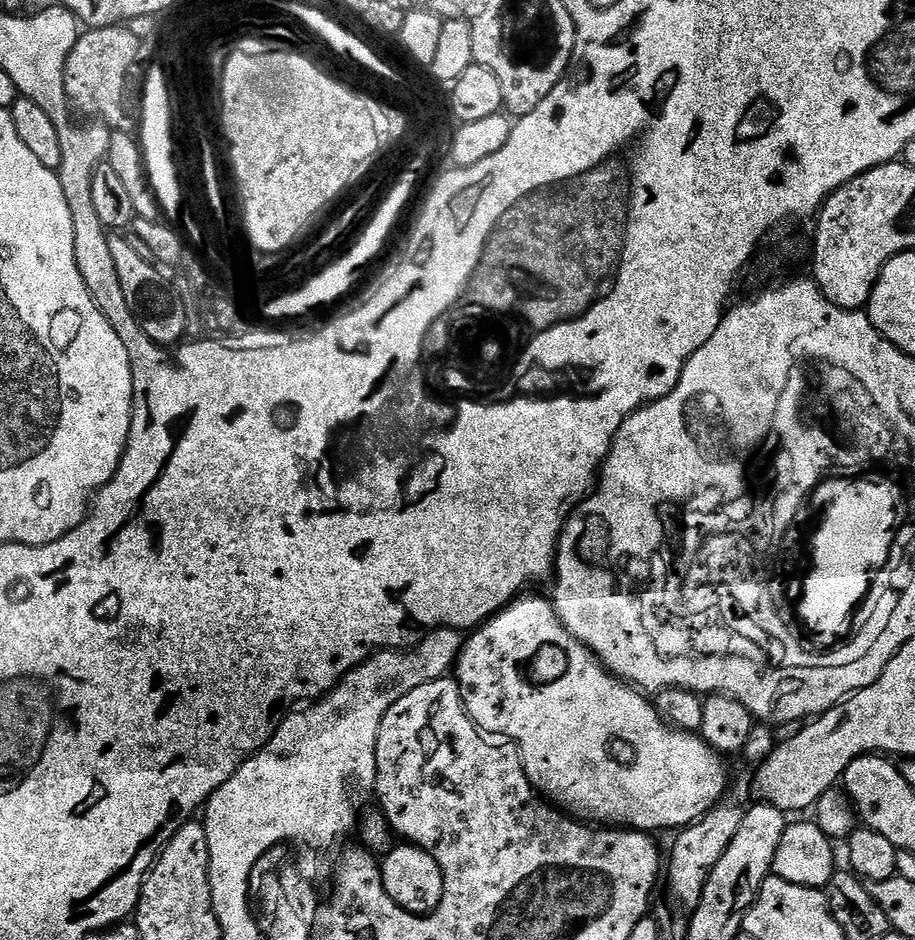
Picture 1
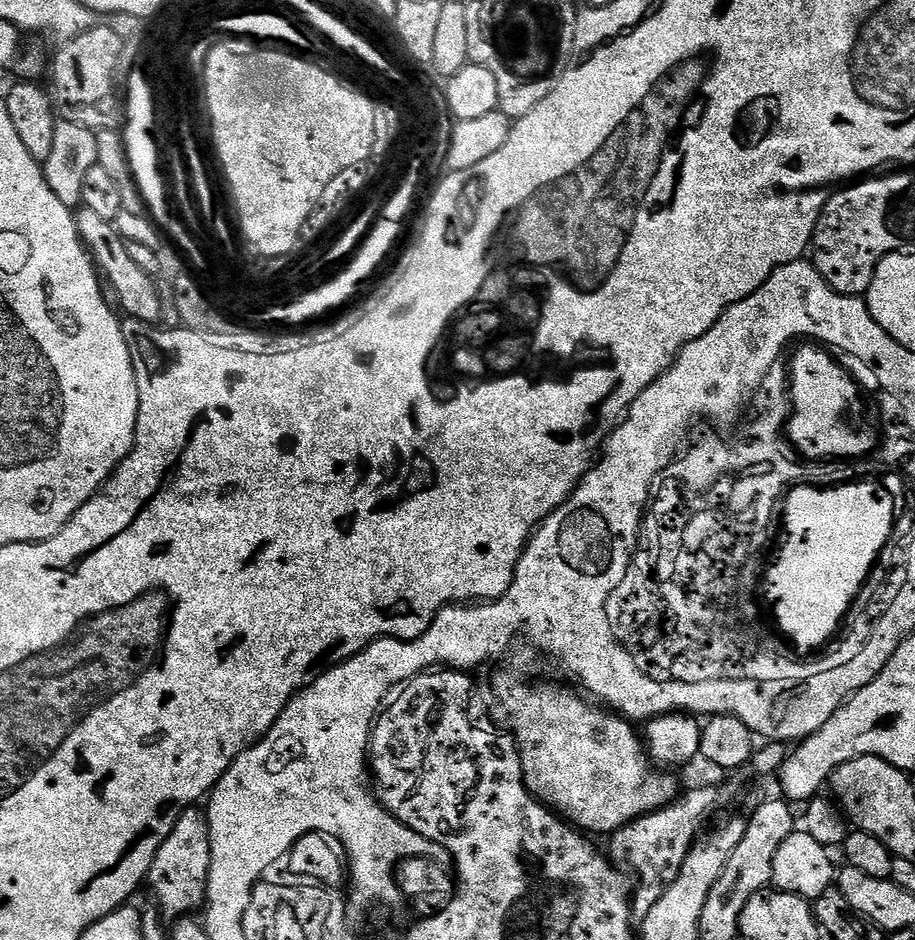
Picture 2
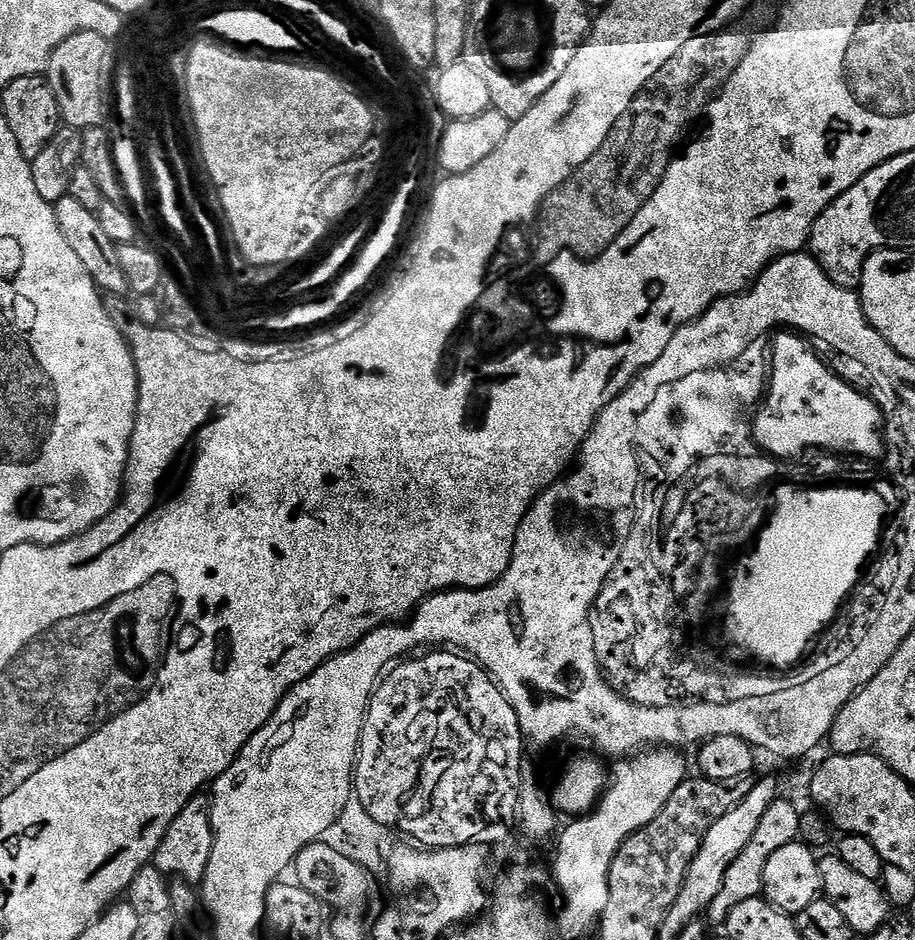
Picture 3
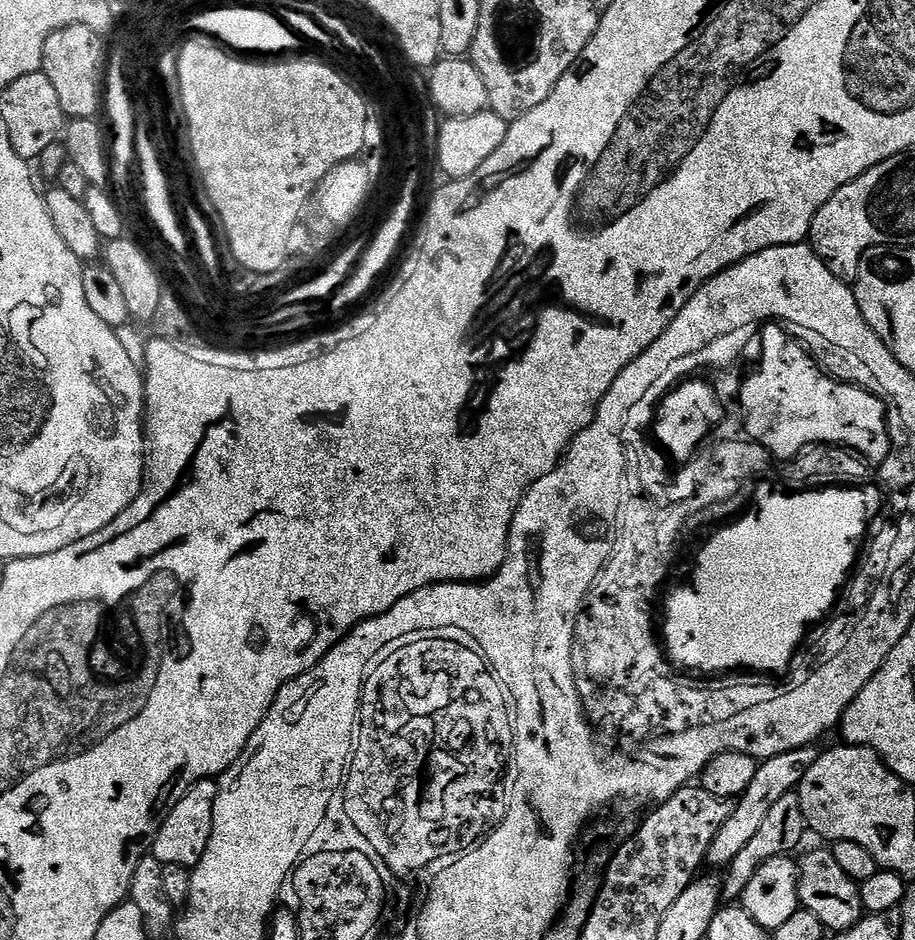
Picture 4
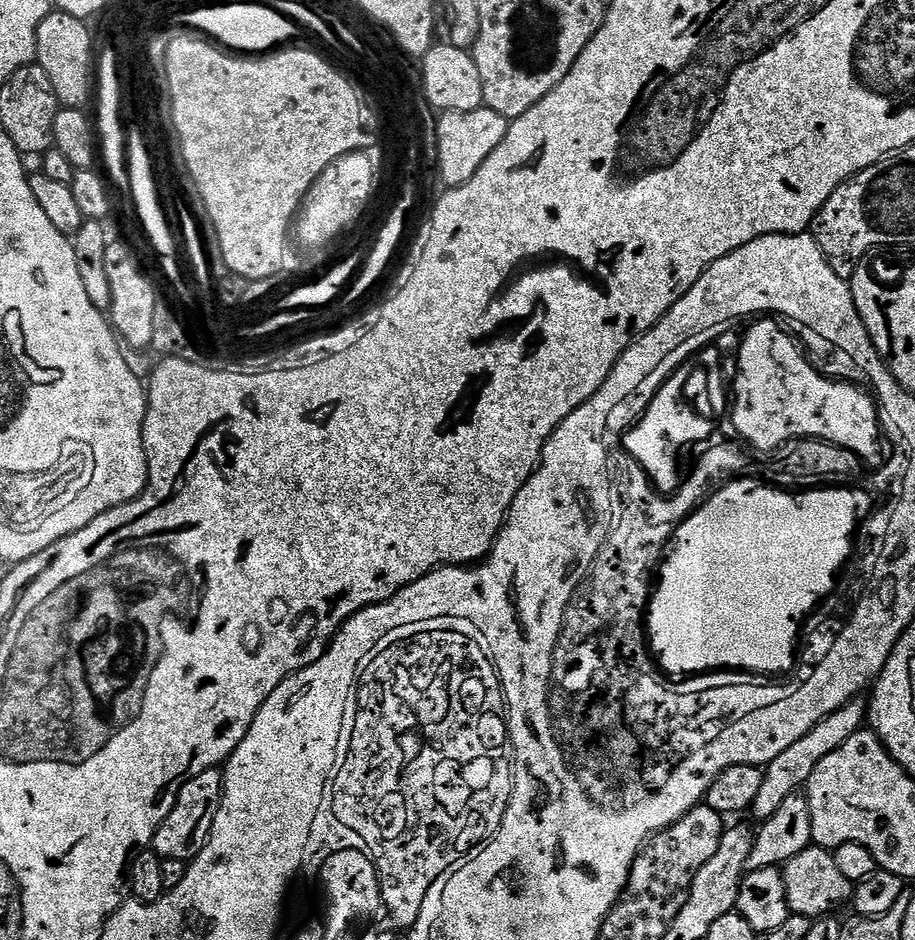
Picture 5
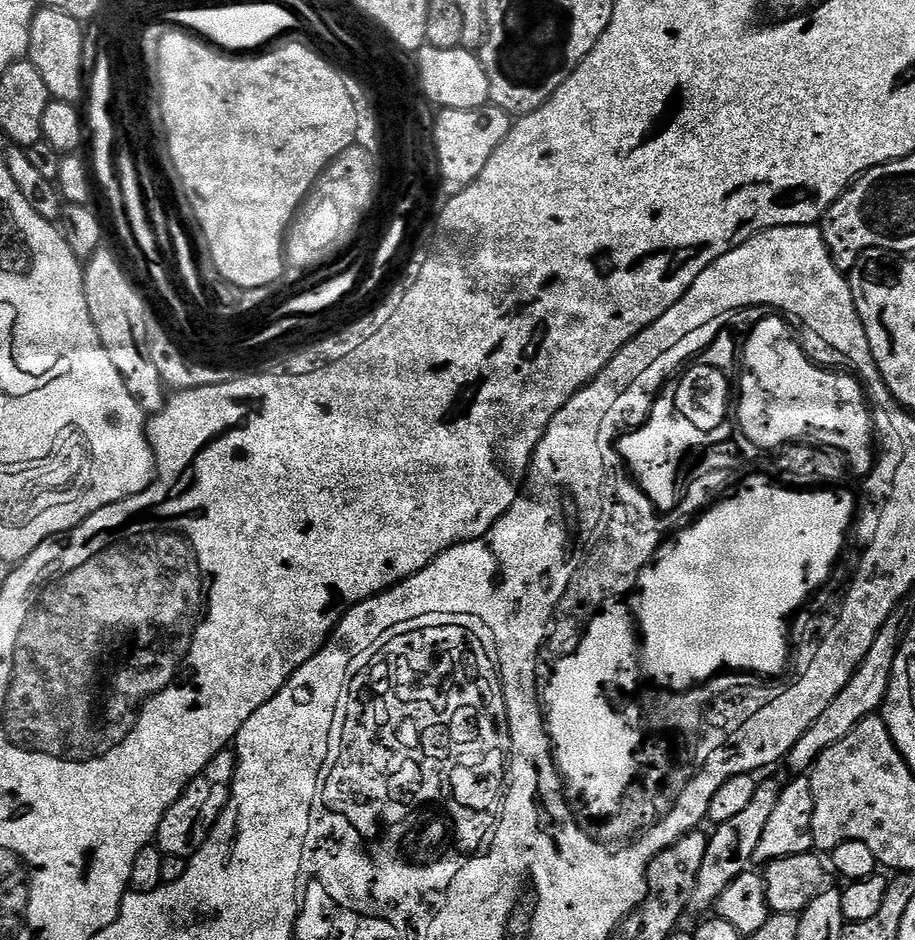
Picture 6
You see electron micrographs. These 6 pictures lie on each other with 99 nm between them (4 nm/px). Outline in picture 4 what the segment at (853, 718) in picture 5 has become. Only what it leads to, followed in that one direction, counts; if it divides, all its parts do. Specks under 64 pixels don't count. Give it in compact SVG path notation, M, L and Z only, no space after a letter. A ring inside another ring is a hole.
M809 746L759 761L750 786L735 801L730 818L726 818L722 830L718 830L714 842L710 842L707 863L727 866L734 858L734 854L739 854L745 848L746 842L750 842L750 838L754 838L754 833L762 827L762 821L769 816L770 809L786 794L799 789L802 778L806 778L806 770L810 770L810 766L814 766L817 755L817 749Z

